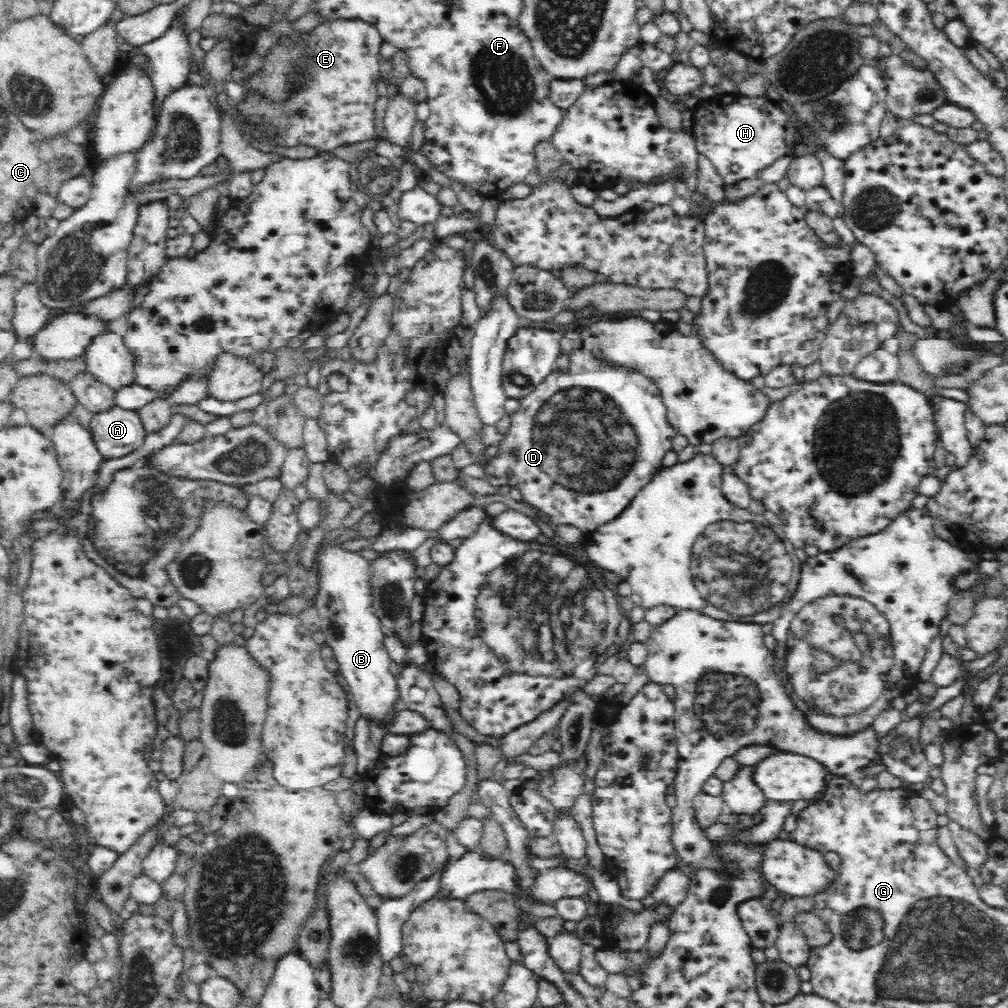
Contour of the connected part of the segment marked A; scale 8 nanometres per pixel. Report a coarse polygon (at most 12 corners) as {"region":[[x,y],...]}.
{"region":[[113,407],[89,425],[103,458],[139,449],[138,411]]}

